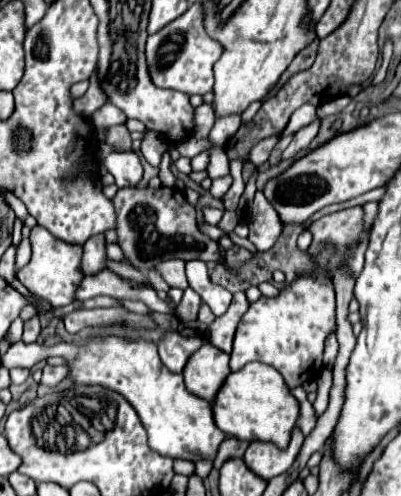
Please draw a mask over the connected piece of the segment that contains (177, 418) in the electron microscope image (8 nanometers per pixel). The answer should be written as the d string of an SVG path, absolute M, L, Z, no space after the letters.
M103 338L91 340L79 348L71 342L63 342L49 348L49 356L67 358L69 374L75 378L75 384L101 384L123 394L137 410L147 430L151 450L191 462L215 460L217 448L227 434L223 434L211 420L211 402L191 394L183 384L183 376L163 366L155 344Z

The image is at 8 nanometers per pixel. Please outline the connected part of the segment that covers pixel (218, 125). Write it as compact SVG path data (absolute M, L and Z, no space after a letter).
M229 114L223 118L217 118L213 128L211 128L211 142L213 144L225 144L241 126L241 116L239 114Z

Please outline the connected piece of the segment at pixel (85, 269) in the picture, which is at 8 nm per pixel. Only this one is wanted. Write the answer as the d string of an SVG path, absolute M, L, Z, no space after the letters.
M105 234L93 236L83 244L83 258L81 258L81 272L83 276L99 274L99 270L107 270L107 240Z

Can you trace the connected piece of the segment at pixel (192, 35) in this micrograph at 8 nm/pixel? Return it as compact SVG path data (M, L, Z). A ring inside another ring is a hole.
M193 4L183 16L159 30L159 34L151 34L147 38L145 58L151 82L155 86L203 96L213 88L213 64L217 62L221 52L221 46L203 30L201 6Z

